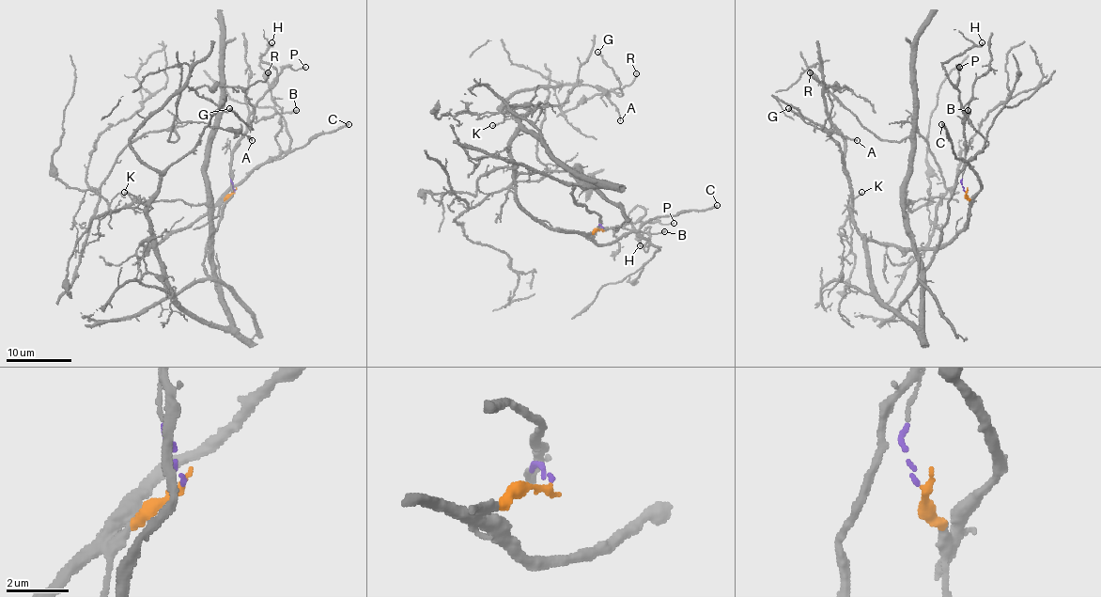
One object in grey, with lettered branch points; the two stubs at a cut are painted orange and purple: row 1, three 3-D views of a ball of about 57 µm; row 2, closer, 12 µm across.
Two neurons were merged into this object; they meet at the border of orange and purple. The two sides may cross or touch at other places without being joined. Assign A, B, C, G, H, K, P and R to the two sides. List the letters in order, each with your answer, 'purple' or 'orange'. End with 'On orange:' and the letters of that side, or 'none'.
A: orange
B: purple
C: orange
G: orange
H: purple
K: orange
P: purple
R: orange
On orange: A, C, G, K, R

